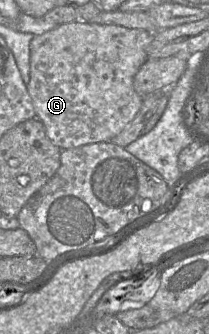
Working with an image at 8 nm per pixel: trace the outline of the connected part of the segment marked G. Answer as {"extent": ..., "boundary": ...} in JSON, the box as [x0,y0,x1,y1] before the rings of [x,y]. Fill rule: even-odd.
{"extent":[27,19,155,150],"boundary":[[[79,19],[75,22],[58,25],[54,29],[33,38],[30,43],[30,82],[27,85],[27,90],[32,98],[36,118],[43,123],[46,135],[54,145],[64,150],[109,141],[131,123],[143,102],[143,97],[133,88],[134,76],[148,60],[147,49],[154,39],[154,34],[155,32],[149,32],[144,29],[131,29],[119,25],[103,25]]]}

